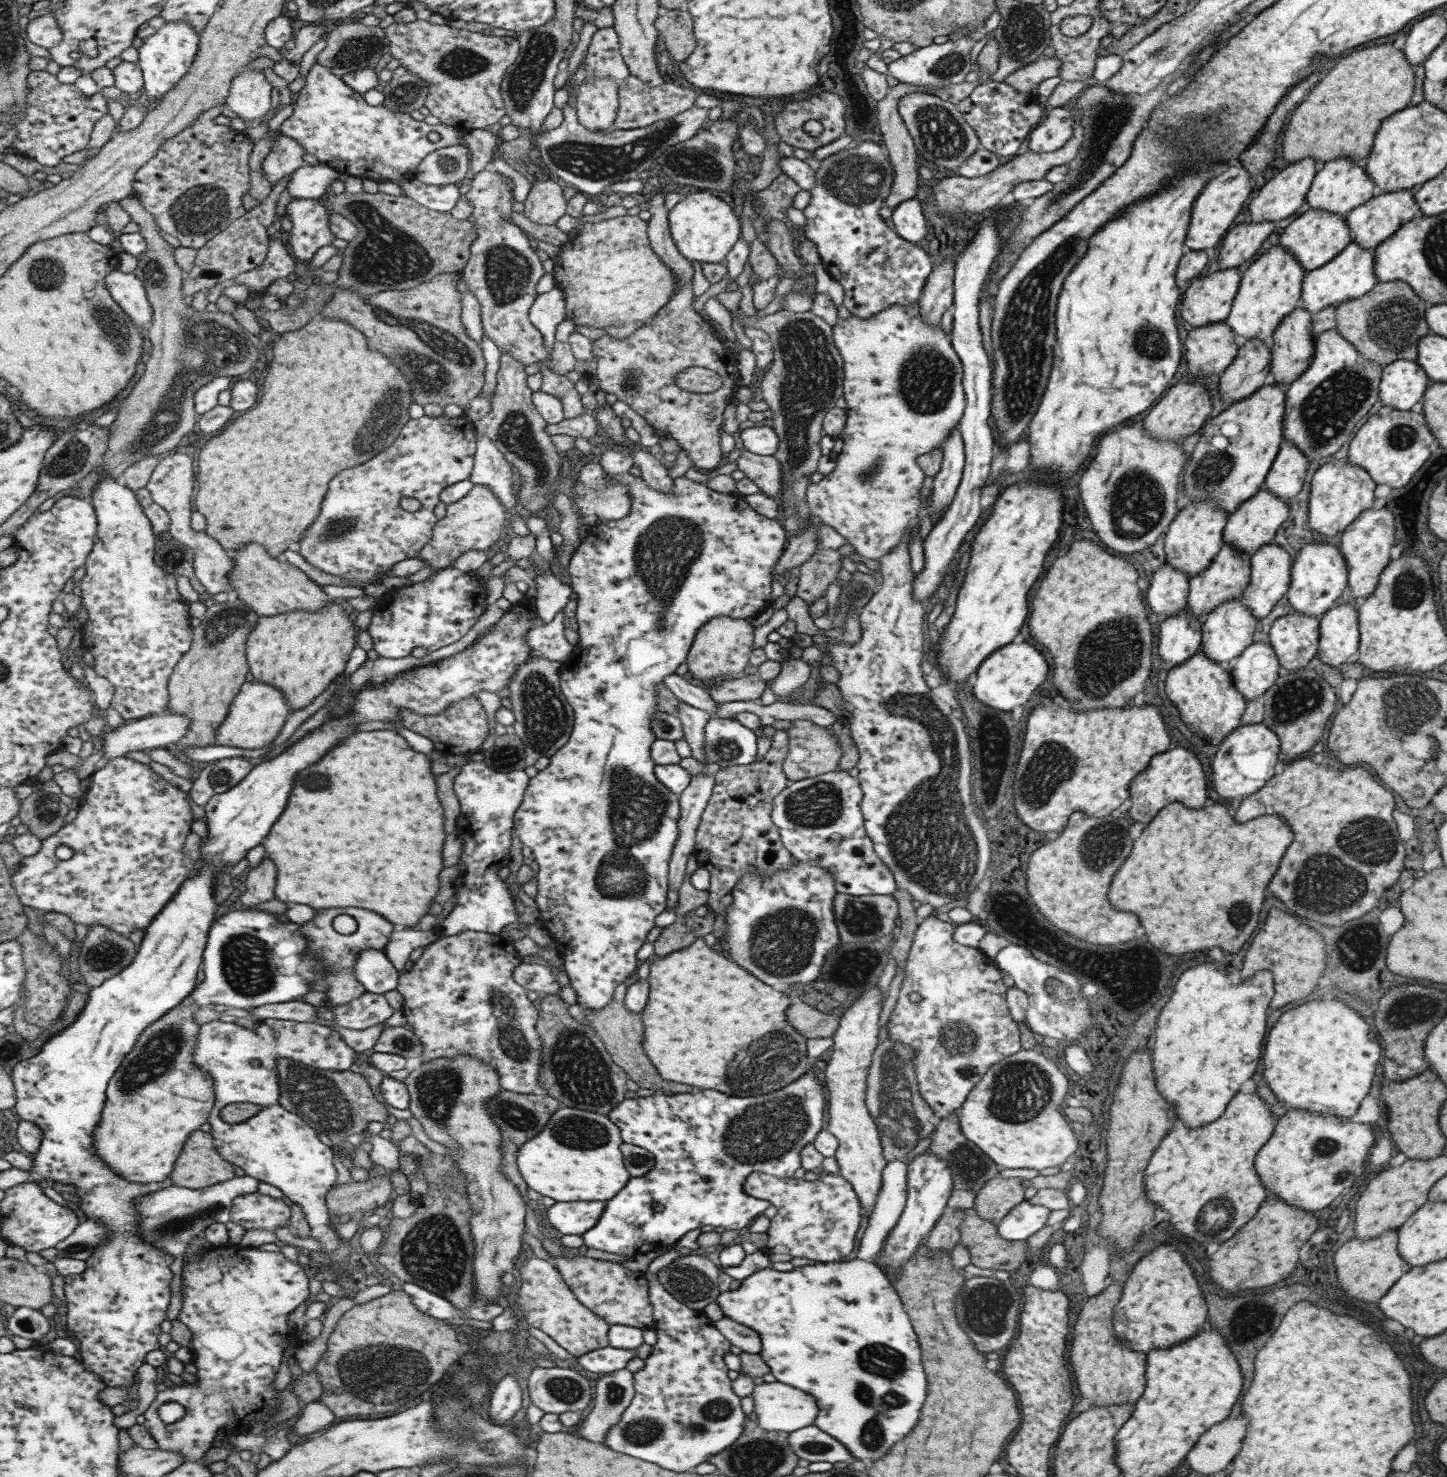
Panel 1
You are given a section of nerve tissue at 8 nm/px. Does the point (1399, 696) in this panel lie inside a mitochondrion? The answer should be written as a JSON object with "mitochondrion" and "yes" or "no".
{"mitochondrion":"yes"}

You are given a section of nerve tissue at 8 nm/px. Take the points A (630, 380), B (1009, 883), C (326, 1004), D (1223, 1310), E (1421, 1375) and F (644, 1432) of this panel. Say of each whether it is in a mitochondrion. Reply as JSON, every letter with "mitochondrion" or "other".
{"A":"mitochondrion","B":"other","C":"other","D":"other","E":"other","F":"mitochondrion"}

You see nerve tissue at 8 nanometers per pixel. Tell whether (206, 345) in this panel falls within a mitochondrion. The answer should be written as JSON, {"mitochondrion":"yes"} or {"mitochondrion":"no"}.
{"mitochondrion":"yes"}

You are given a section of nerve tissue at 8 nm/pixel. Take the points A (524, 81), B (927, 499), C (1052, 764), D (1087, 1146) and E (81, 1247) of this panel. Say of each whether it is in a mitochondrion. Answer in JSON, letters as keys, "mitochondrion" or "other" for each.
{"A":"mitochondrion","B":"other","C":"mitochondrion","D":"other","E":"mitochondrion"}

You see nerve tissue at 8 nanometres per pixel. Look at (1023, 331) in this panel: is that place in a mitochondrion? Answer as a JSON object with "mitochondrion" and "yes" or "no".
{"mitochondrion":"yes"}

